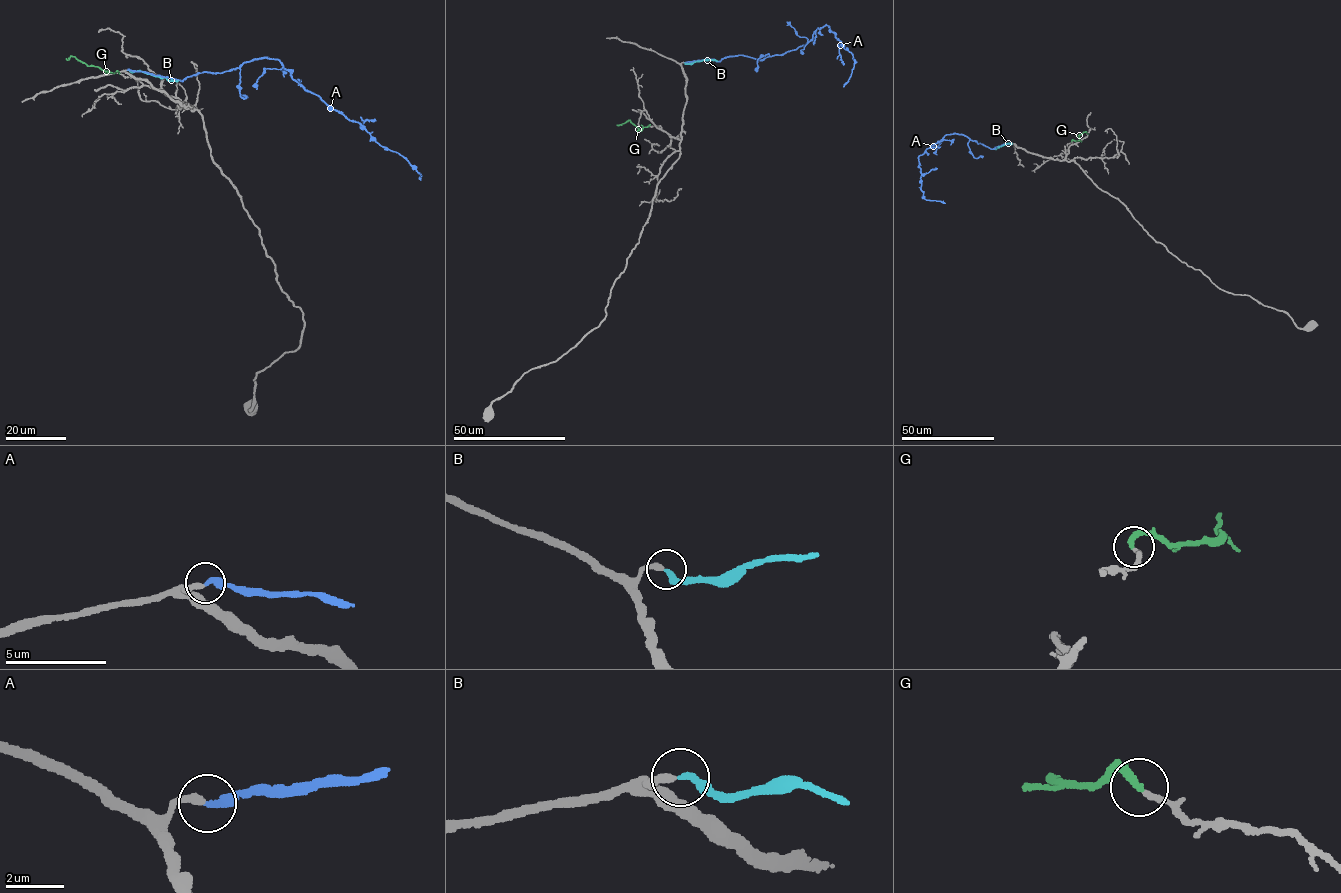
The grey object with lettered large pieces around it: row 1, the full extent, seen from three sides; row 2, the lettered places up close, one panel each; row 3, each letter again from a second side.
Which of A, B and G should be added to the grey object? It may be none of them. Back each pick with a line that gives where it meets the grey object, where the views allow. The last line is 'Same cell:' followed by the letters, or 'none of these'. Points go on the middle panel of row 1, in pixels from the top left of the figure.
A: Touches grey at (684, 62)
G: Touches grey at (650, 125)
Same cell: A, G

